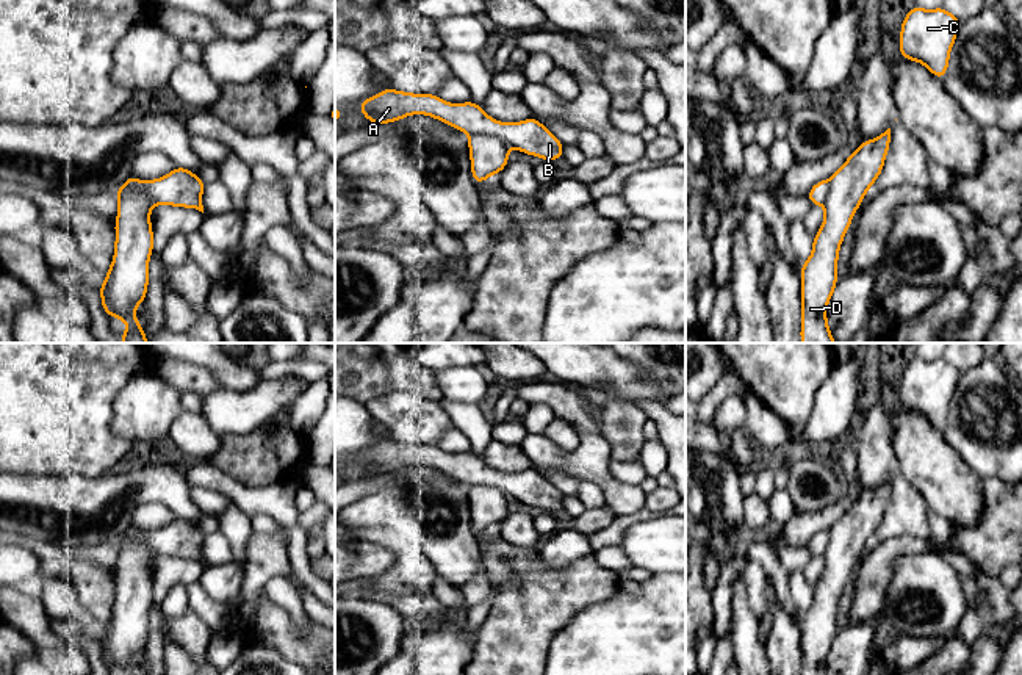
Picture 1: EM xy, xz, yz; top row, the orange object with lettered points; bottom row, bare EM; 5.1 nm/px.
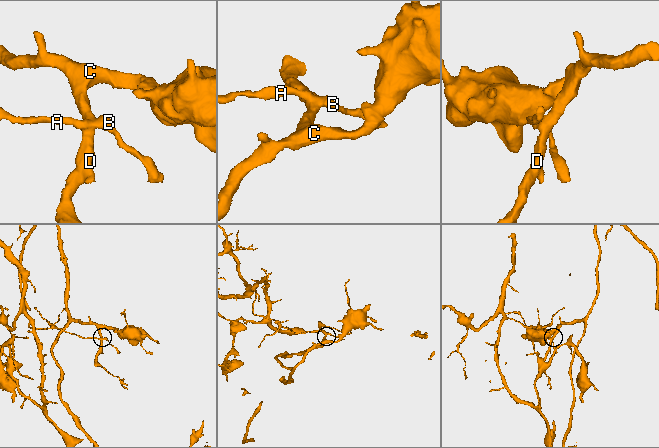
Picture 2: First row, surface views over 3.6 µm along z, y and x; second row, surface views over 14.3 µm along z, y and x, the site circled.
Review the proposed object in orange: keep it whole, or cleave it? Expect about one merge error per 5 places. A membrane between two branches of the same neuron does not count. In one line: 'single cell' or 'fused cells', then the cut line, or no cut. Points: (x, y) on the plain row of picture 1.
single cell | no cut

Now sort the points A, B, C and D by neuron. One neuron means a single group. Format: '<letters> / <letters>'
A B C D

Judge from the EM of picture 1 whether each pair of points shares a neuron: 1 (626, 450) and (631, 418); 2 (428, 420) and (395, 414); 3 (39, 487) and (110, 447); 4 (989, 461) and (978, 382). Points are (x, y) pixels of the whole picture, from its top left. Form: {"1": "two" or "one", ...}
{"1": "one", "2": "one", "3": "two", "4": "one"}

